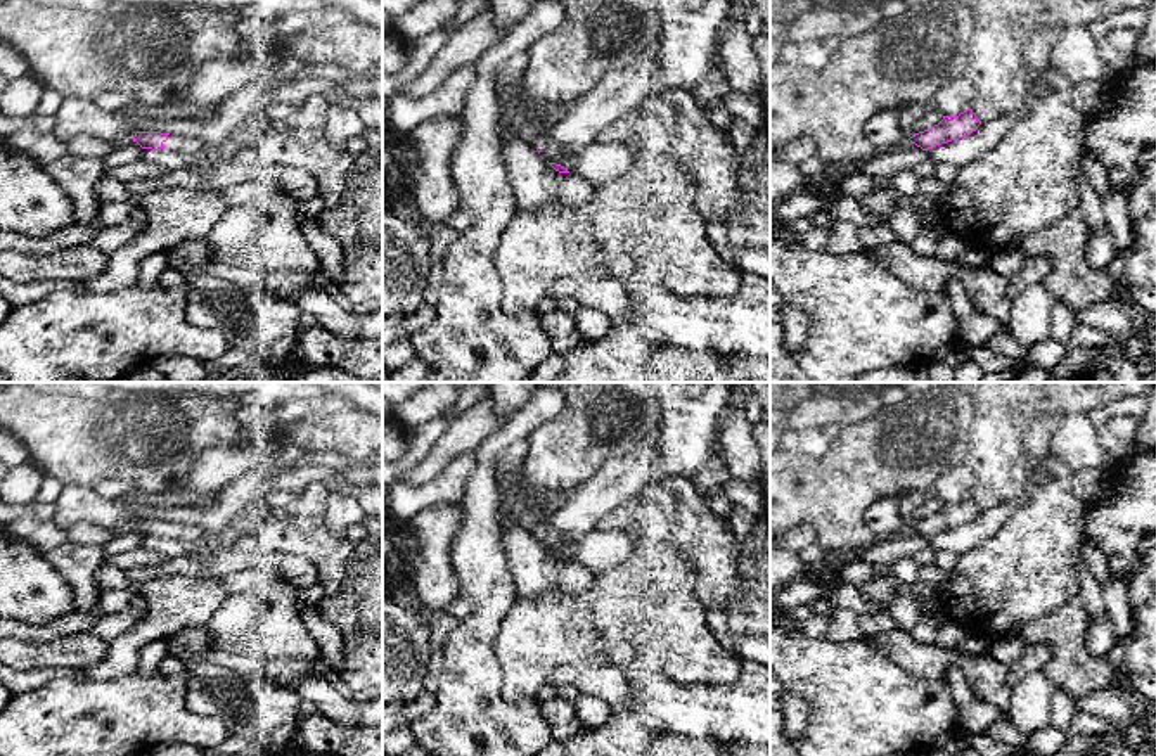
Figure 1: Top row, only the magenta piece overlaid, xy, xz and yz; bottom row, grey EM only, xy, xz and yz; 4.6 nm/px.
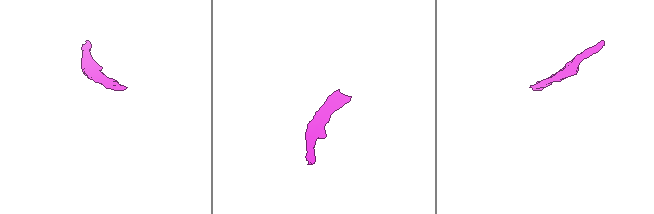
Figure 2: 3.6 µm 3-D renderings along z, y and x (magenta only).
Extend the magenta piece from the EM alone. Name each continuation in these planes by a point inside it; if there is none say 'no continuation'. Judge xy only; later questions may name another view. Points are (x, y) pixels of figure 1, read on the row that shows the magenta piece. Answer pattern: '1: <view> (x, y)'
1: xy (191, 146)

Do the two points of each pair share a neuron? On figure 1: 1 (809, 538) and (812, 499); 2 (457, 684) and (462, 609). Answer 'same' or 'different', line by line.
1: different
2: different

